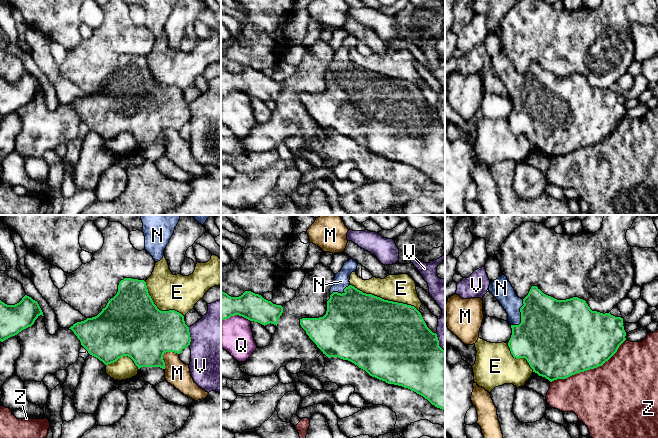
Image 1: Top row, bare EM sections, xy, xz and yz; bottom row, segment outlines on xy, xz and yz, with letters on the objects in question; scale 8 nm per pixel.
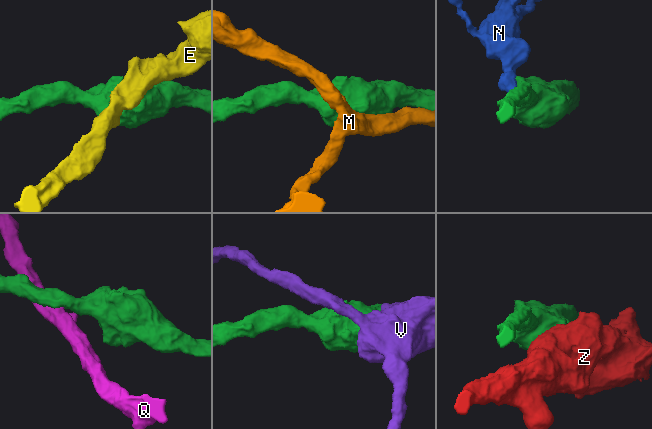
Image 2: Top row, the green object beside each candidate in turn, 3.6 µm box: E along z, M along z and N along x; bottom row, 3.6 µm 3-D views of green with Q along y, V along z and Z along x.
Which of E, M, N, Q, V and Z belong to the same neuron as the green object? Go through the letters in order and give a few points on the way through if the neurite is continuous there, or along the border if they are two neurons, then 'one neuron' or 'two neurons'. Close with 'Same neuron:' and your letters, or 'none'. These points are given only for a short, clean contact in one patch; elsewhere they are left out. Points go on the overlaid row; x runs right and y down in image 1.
E: two neurons
M: two neurons
N: one neuron
Q: two neurons
V: two neurons
Z: two neurons
Same neuron: N

